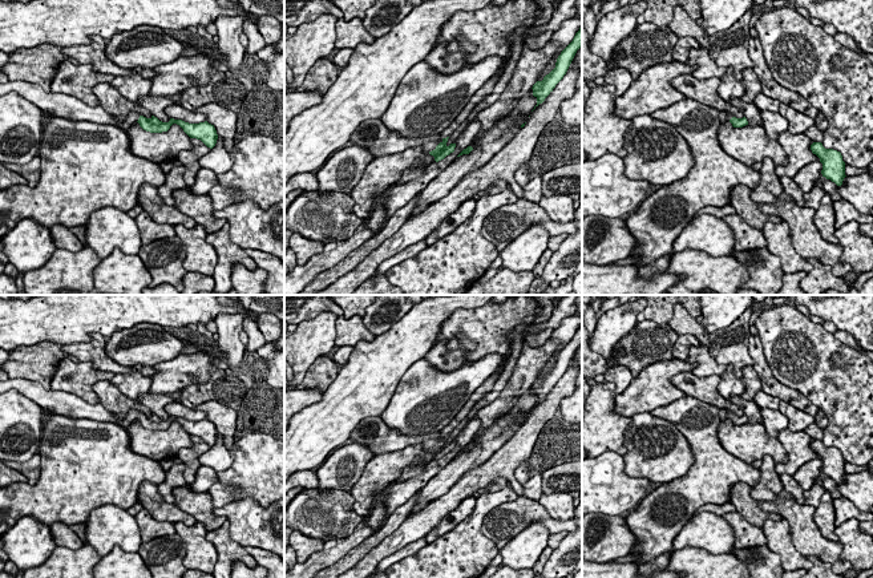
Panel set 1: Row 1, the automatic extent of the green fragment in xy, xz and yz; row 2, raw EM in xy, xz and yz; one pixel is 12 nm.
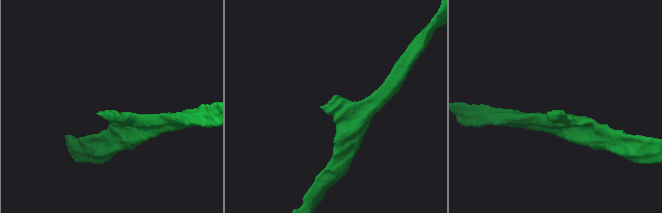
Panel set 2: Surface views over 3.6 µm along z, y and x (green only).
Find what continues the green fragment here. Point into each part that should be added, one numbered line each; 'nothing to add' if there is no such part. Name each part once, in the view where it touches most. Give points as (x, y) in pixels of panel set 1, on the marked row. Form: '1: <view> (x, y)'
1: xz (372, 134)

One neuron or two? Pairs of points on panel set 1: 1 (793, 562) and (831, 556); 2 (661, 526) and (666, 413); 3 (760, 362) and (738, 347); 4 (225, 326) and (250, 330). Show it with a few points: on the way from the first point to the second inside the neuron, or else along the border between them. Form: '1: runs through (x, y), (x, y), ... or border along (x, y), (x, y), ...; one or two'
1: border along (789, 530), (792, 545), (807, 557); two
2: runs through (680, 496), (702, 475), (702, 440), (696, 435); one
3: border along (748, 326), (748, 355), (754, 362), (752, 366); two
4: border along (245, 316), (242, 330); two

